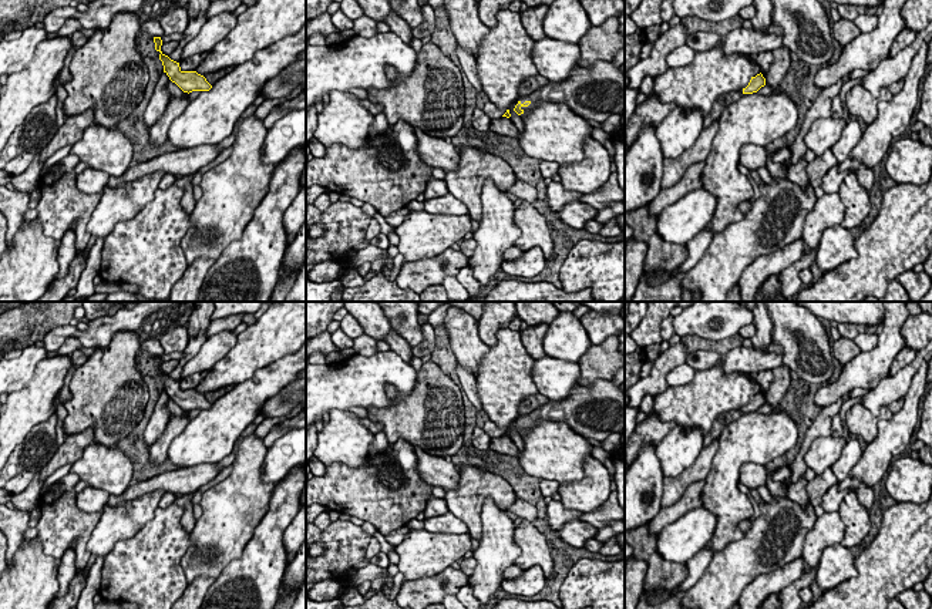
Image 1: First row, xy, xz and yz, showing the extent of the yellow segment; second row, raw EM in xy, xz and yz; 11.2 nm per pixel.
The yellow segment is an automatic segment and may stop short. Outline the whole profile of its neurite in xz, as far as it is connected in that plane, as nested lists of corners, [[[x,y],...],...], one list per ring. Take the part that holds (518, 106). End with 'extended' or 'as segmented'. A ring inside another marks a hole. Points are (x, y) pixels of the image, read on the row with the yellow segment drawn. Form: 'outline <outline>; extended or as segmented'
outline [[[596,61],[592,67],[578,67],[562,83],[548,81],[531,95],[518,98],[514,111],[521,115],[541,101],[565,104],[576,115],[596,122],[606,121],[625,108],[625,78],[619,67]]]; extended

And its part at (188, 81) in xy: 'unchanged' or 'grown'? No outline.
unchanged

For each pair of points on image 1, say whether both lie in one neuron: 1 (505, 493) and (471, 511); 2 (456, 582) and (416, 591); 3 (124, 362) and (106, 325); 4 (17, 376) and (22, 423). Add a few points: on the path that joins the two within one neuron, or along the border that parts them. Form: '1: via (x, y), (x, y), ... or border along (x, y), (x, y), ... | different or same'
1: via (495, 493), (485, 493), (477, 501) | same
2: via (446, 586), (443, 589), (426, 591) | same
3: border along (141, 339), (118, 330), (97, 347) | different
4: border along (39, 363), (34, 376), (22, 389), (14, 392) | different

